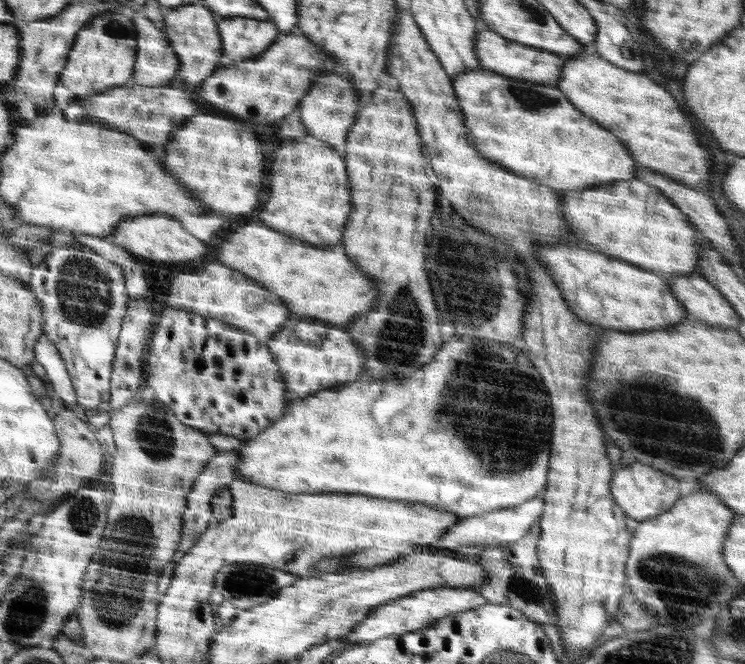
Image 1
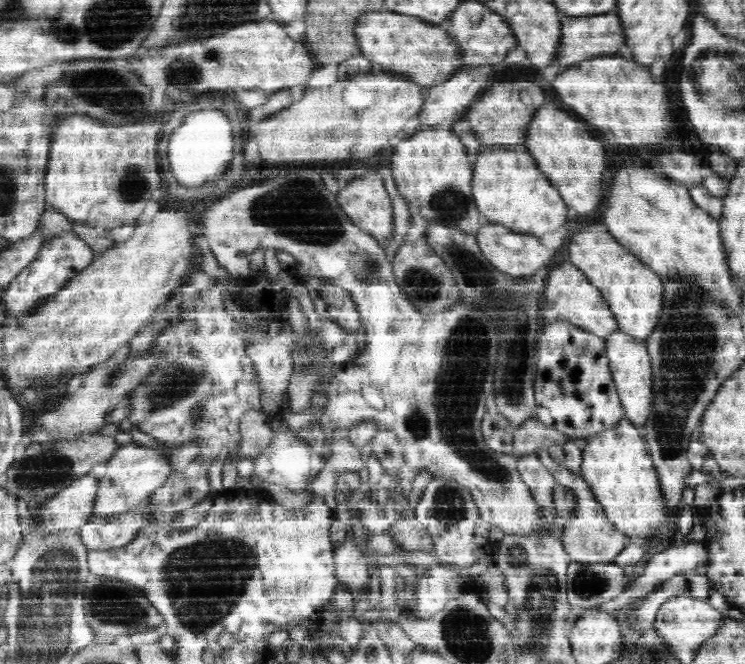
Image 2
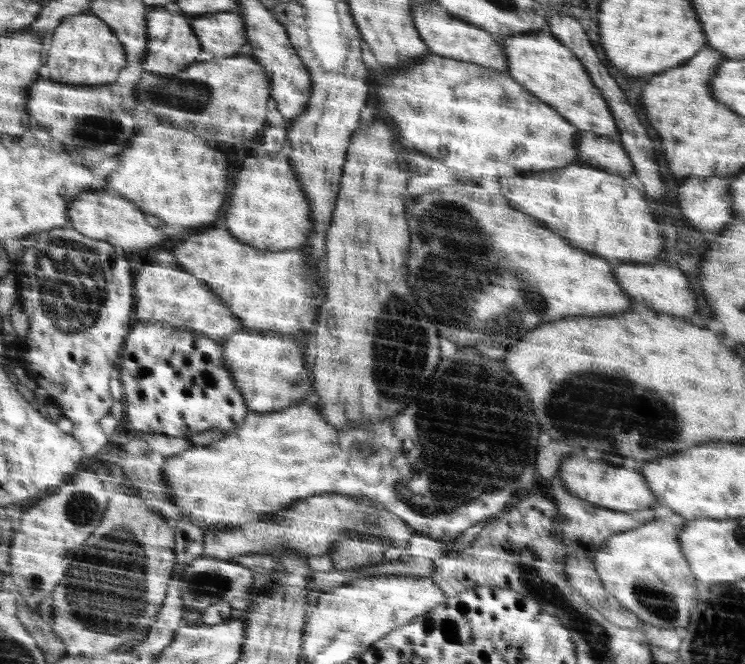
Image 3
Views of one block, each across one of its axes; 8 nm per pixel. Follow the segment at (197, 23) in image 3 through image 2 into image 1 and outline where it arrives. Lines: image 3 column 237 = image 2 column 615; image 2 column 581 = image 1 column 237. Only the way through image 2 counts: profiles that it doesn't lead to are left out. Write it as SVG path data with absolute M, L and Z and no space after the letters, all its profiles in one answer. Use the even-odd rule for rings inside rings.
M238 17L218 20L218 23L220 21L222 34L226 34L226 66L254 59L254 56L269 50L278 36L274 22Z

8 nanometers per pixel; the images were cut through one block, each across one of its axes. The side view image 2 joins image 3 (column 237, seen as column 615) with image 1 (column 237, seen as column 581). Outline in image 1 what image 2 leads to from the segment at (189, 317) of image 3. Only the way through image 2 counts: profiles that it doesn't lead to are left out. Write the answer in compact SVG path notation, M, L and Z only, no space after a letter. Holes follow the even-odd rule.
M216 262L196 266L192 272L184 272L171 279L168 306L194 310L196 314L220 319L222 322L256 335L263 341L270 340L286 322L294 318L278 293L272 293L270 289L262 287L256 279Z

